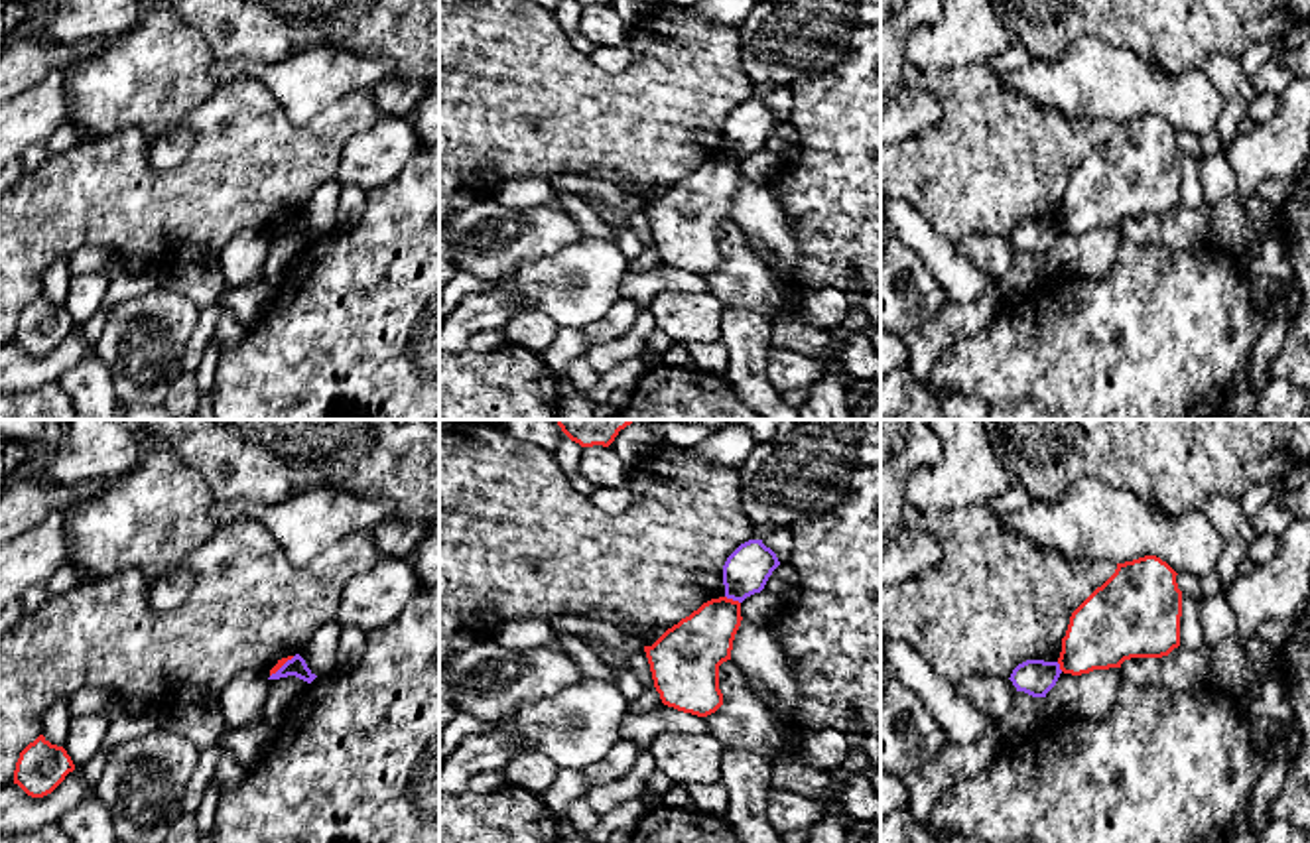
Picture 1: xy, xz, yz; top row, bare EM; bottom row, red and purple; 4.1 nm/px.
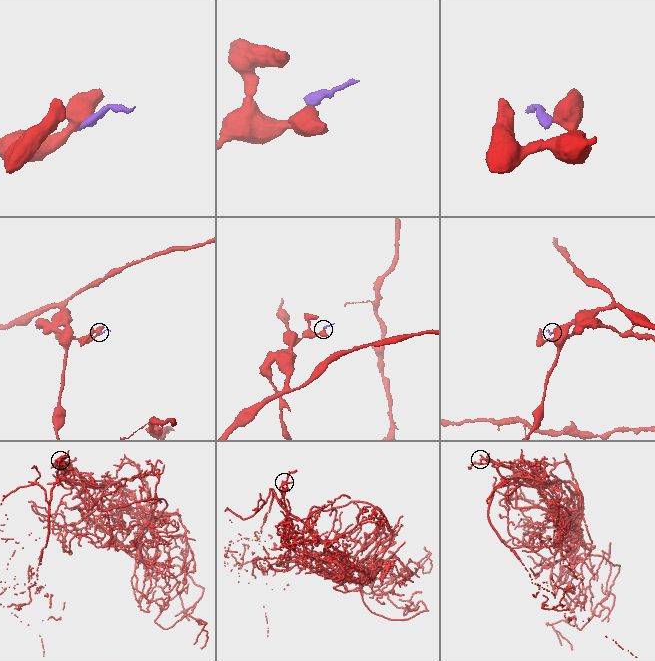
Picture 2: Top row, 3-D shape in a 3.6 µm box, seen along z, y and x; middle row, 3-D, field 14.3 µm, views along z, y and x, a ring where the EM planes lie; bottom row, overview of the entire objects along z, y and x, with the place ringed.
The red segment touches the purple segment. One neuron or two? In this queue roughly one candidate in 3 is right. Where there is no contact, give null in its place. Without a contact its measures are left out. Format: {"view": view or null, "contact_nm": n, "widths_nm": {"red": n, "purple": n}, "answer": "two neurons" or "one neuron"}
{"view": "xz", "contact_nm": 70, "widths_nm": {"red": 240, "purple": 190}, "answer": "two neurons"}

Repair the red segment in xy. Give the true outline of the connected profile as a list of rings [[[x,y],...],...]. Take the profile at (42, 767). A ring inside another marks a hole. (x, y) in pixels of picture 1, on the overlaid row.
[[[39,735],[20,752],[14,770],[14,784],[32,798],[43,798],[73,770],[75,764],[67,750],[51,745],[43,735]]]

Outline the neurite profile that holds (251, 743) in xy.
[[[260,721],[254,725],[225,729],[219,745],[230,748],[236,760],[248,772],[256,766],[272,748],[278,729]]]

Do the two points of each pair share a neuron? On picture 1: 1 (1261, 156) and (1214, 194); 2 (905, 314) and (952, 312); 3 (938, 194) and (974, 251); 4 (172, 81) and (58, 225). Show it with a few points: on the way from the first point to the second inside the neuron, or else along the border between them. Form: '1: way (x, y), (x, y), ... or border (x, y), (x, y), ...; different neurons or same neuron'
1: border (1222, 150), (1234, 174), (1236, 195), (1244, 205); different neurons
2: border (946, 300), (930, 318), (901, 335); different neurons
3: border (1007, 235), (970, 233), (962, 239); different neurons
4: border (89, 134), (136, 129), (156, 168); different neurons

